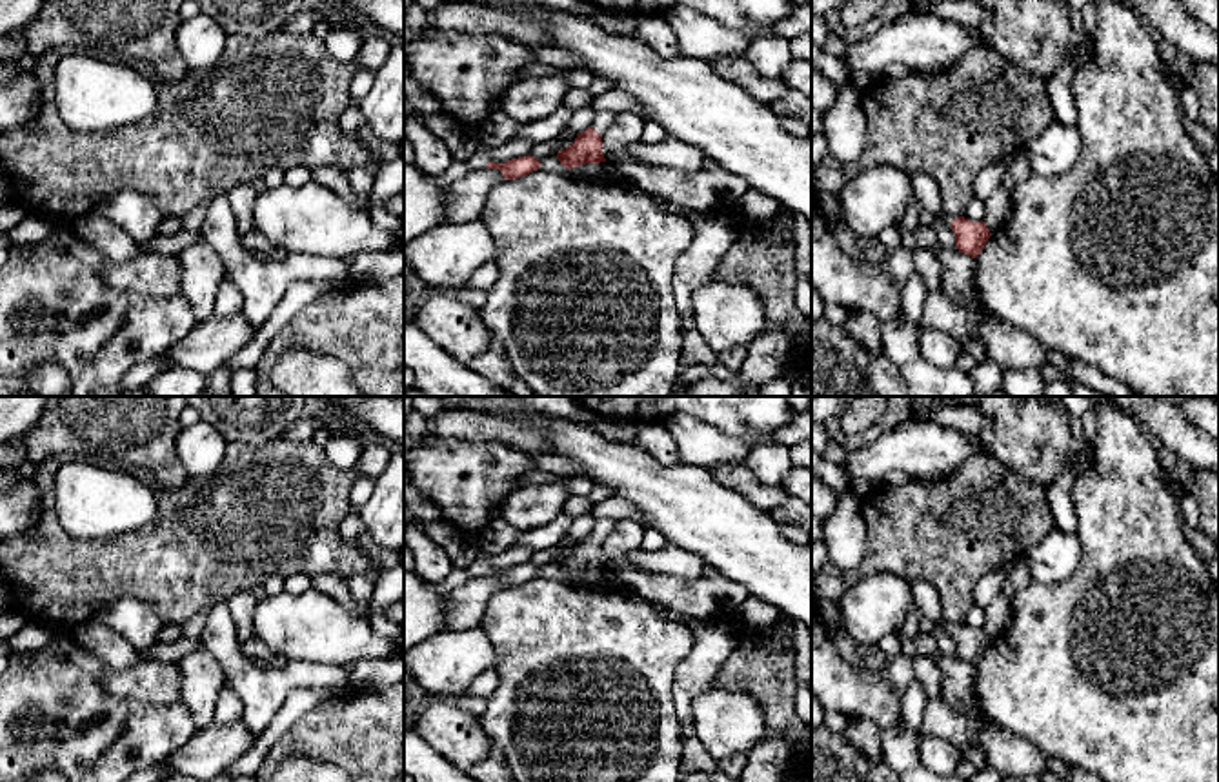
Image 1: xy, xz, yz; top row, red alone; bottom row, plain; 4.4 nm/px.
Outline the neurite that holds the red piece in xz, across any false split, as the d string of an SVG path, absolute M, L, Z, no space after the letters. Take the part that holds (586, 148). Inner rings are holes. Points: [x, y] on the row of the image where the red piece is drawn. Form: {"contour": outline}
{"contour": "M613 111L595 113L593 124L577 135L571 145L557 153L559 162L568 169L579 167L580 164L606 162L602 155L602 135L615 122L615 116L617 113Z"}

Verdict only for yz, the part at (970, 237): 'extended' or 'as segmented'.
extended

